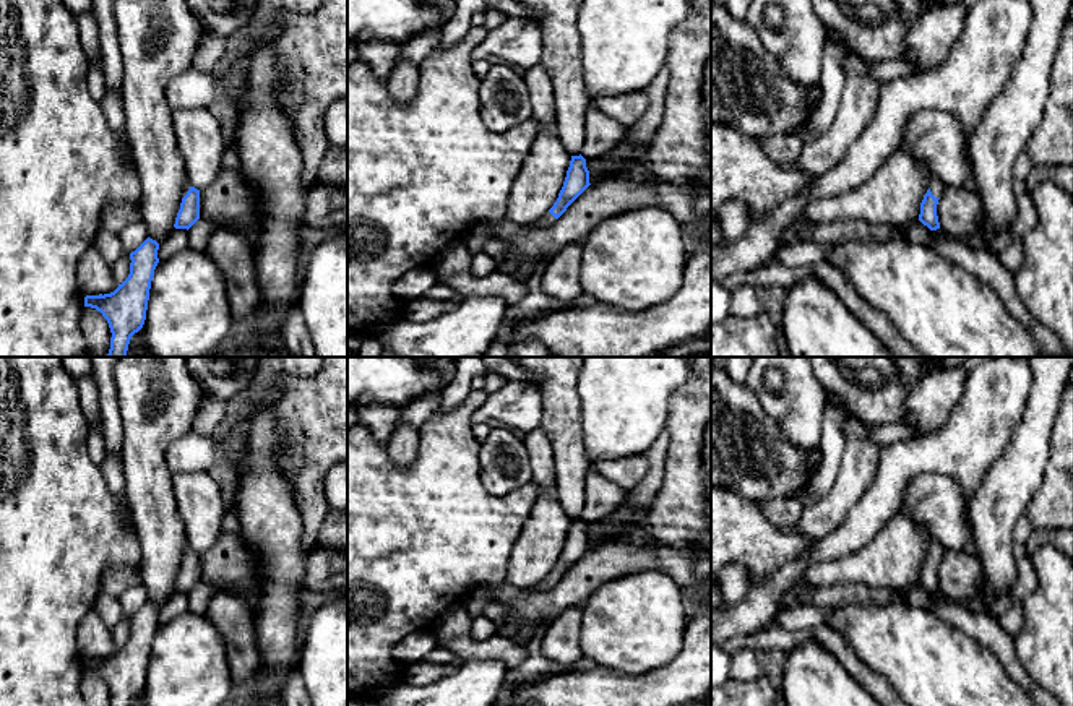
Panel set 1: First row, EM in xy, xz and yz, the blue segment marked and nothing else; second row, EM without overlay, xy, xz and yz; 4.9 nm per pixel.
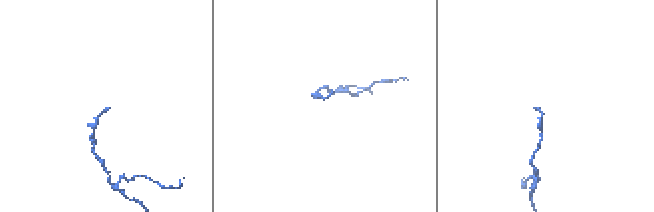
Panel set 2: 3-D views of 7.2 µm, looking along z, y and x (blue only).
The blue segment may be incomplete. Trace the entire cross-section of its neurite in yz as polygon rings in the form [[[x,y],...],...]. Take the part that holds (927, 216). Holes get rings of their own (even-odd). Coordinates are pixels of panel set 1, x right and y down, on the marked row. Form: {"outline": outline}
{"outline": [[[930,192],[924,195],[924,200],[920,203],[920,214],[919,221],[927,226],[930,230],[940,229],[938,216],[937,216],[937,204],[940,198],[935,198]]]}

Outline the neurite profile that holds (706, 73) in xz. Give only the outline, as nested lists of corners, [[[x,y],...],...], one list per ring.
[[[708,60],[703,70],[701,94],[705,105],[705,128],[706,135],[711,138],[711,60]]]

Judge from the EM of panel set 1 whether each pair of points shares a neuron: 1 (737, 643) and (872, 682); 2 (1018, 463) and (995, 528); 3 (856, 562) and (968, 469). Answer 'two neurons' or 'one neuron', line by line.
1: one neuron
2: one neuron
3: two neurons

